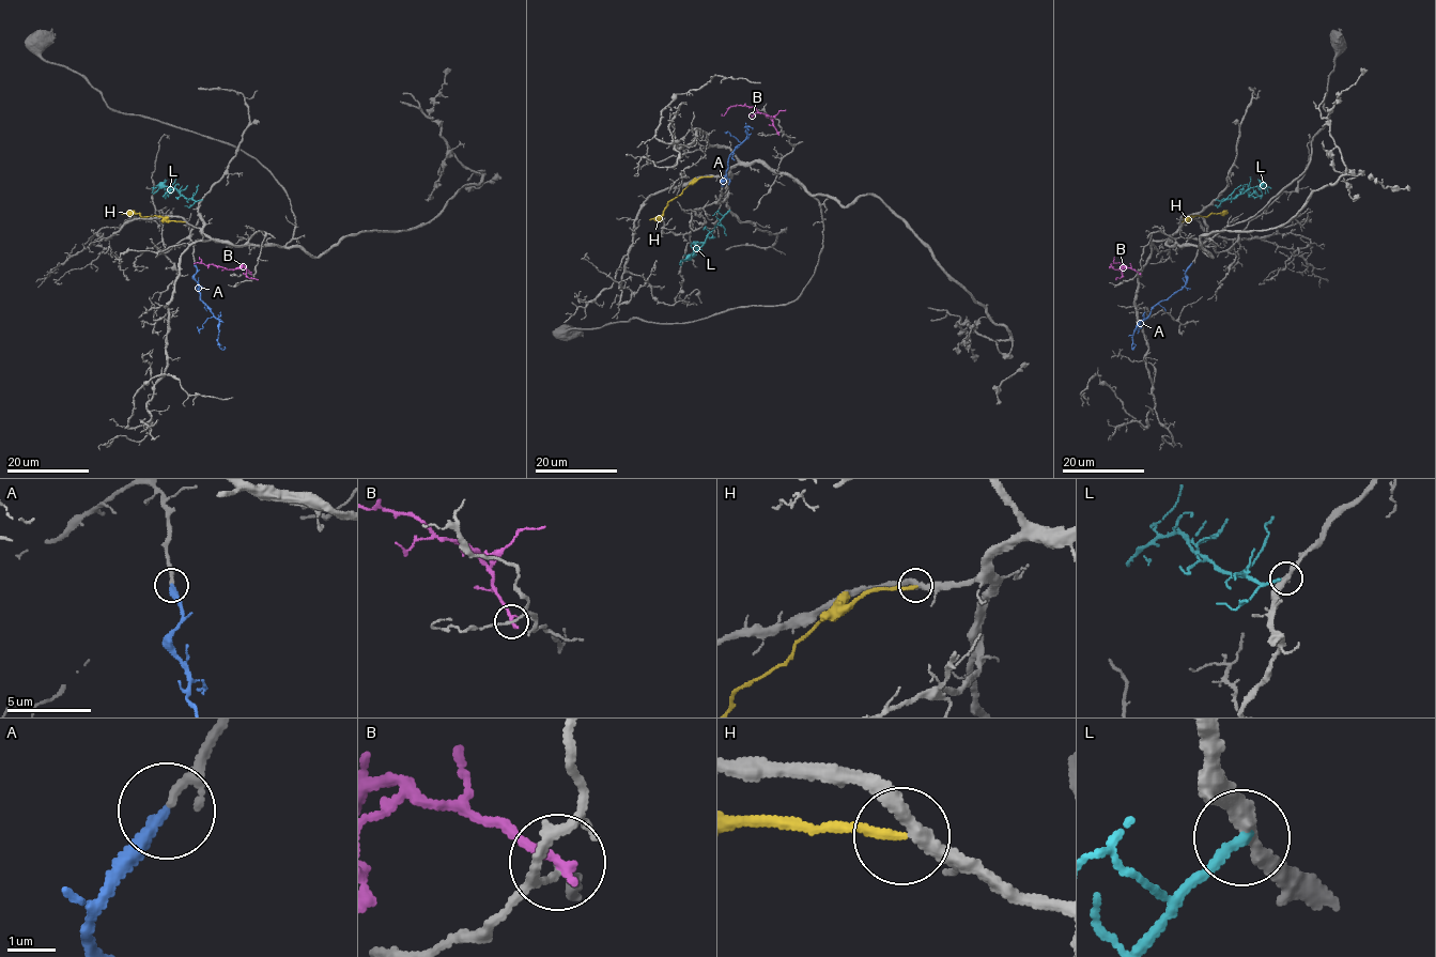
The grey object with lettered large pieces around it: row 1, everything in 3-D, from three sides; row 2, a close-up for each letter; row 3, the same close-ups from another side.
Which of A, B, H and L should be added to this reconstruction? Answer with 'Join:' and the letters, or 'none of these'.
Join: A

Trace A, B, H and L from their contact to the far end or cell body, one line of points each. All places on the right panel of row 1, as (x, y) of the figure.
A: (1191, 263), (1184, 284), (1159, 302), (1140, 322), (1133, 333), (1132, 350), (1135, 346)
B: (1139, 273), (1125, 266), (1112, 267), (1111, 264), (1120, 263)
H: (1182, 222), (1191, 216), (1225, 214)
L: (1216, 199), (1235, 198), (1250, 188), (1265, 187), (1268, 193)

